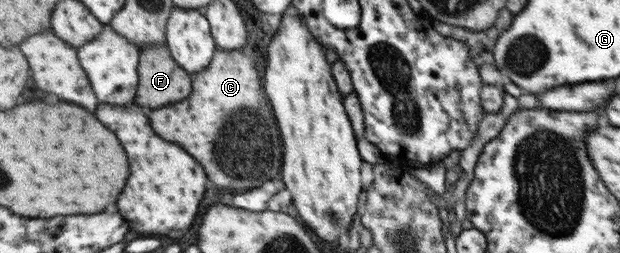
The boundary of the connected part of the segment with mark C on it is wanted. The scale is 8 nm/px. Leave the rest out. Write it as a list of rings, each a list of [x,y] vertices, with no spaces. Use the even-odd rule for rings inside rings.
[[[218,49],[214,64],[210,64],[206,72],[194,72],[191,75],[193,91],[186,100],[150,112],[150,120],[154,120],[154,130],[158,136],[182,146],[198,164],[202,164],[202,168],[206,168],[206,172],[210,172],[210,182],[220,188],[258,188],[262,182],[278,176],[283,140],[280,140],[272,108],[264,96],[254,60],[244,56],[240,49]]]

